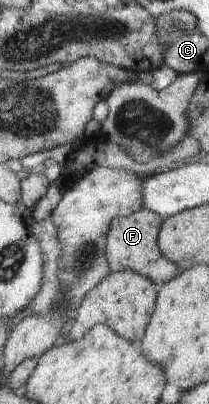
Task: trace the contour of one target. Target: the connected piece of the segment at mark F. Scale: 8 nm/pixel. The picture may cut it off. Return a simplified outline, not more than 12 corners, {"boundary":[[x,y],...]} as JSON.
{"boundary":[[144,208],[113,222],[109,265],[162,286],[181,272],[161,249],[166,219]]}

